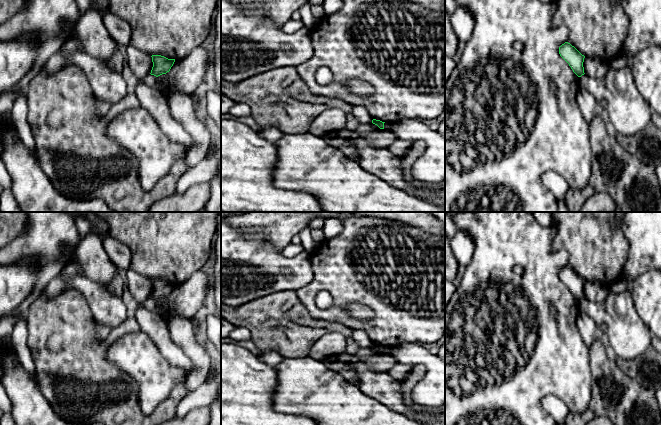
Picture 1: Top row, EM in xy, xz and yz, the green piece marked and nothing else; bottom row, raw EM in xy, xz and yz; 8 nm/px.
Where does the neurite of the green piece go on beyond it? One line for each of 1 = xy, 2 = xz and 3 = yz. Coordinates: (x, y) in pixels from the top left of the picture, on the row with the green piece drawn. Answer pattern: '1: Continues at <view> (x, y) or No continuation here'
1: No continuation here
2: No continuation here
3: No continuation here

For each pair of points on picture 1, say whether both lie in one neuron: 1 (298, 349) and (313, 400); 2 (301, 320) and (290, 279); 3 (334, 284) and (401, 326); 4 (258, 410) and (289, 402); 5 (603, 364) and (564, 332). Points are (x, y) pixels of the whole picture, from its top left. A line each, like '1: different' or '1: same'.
1: different
2: different
3: same
4: different
5: different

